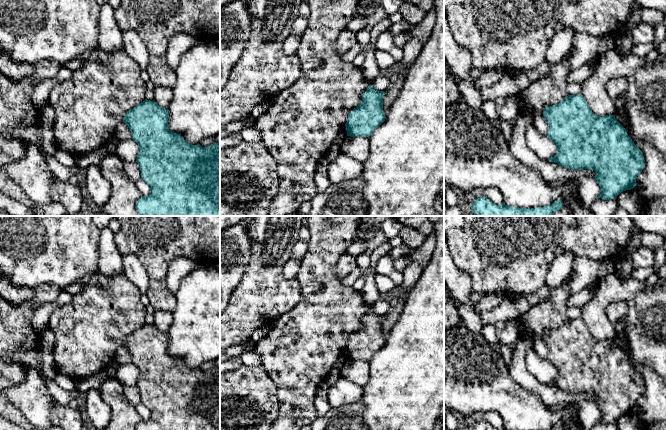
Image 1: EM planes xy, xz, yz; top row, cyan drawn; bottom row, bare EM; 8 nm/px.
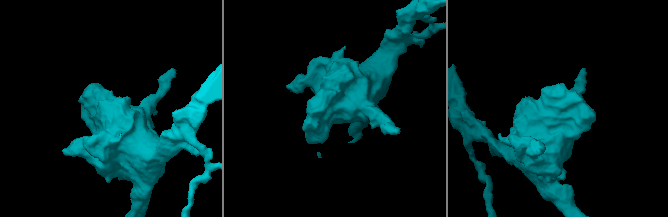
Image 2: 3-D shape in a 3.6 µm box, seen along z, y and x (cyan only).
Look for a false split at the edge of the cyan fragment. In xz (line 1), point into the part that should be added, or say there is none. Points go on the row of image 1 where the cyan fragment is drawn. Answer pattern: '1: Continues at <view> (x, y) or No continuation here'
1: No continuation here

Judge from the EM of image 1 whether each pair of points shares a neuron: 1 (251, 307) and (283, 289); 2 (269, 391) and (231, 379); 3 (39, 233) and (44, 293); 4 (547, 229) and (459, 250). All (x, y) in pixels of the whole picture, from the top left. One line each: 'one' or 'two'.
1: one
2: one
3: two
4: one

